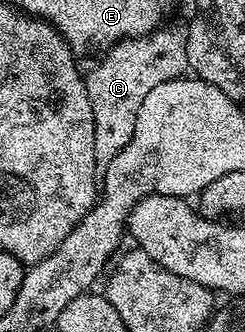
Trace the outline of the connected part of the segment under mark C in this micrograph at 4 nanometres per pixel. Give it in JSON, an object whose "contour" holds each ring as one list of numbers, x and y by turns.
{"contour":[[158,27,142,37,128,37,126,41,119,42,112,49,105,50,98,60,102,61,90,73,84,74,87,95,91,99,91,111,95,119,95,171,98,175,104,175,111,161,131,142,135,132,135,119,138,118,143,99,159,84,186,76,189,69,186,30,165,28]]}

